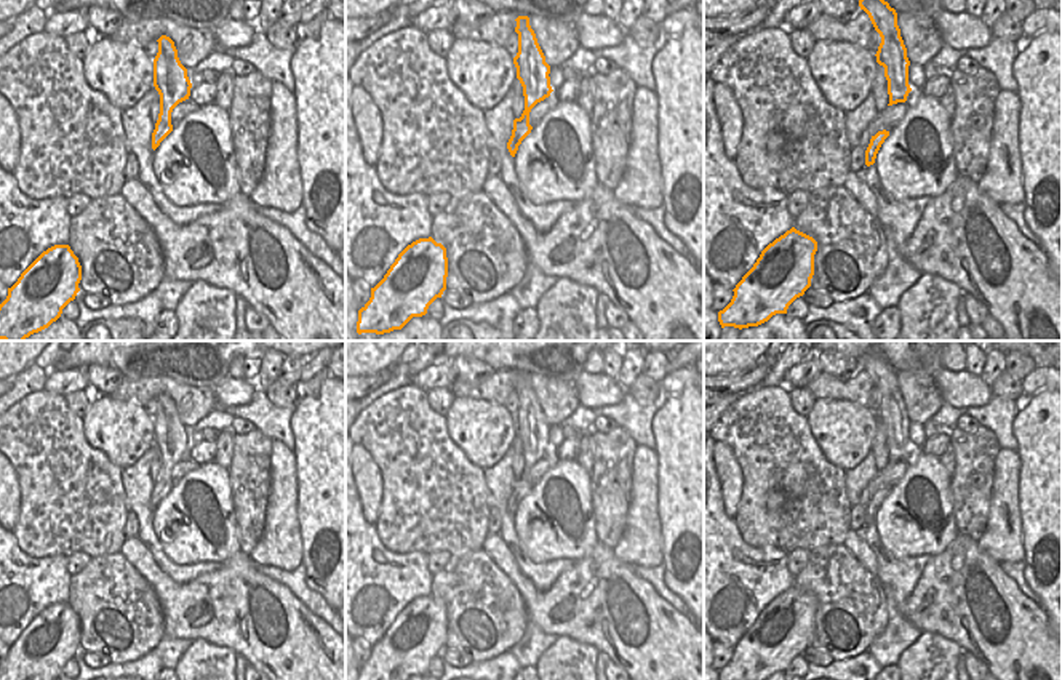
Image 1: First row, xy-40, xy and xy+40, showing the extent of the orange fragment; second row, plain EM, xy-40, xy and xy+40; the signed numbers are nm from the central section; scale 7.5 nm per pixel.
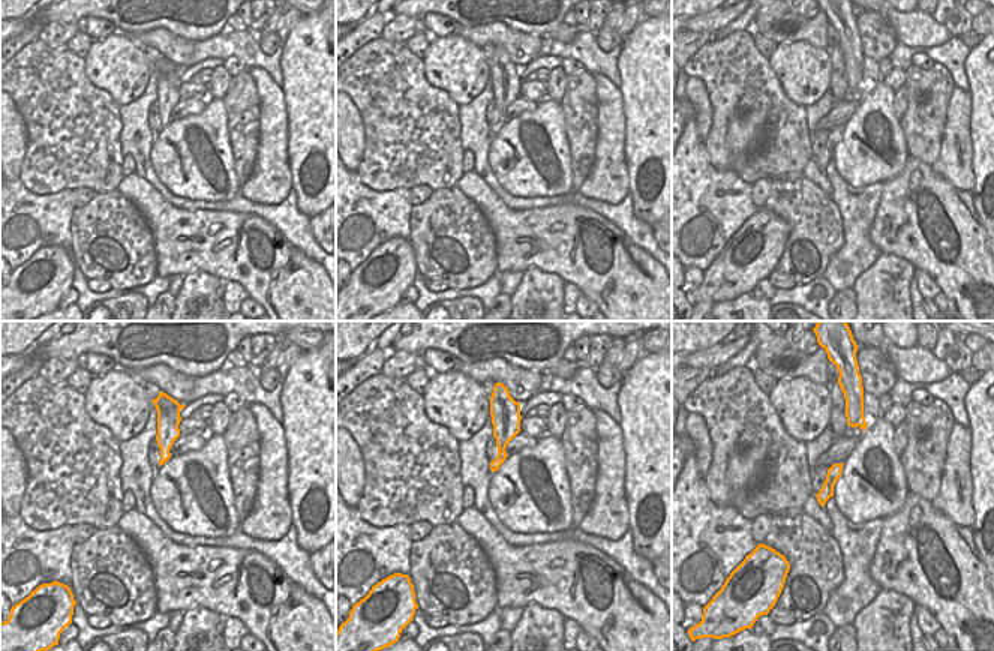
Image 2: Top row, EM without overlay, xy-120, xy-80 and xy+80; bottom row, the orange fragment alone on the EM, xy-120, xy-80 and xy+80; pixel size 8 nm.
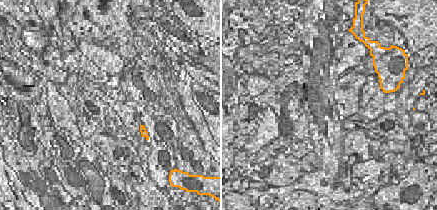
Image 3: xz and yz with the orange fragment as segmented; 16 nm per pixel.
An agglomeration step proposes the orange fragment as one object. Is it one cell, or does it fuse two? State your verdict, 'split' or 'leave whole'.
split

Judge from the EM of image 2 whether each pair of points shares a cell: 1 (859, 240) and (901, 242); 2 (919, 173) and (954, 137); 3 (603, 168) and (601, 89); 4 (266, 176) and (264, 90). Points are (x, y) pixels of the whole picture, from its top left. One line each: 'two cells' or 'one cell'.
1: two cells
2: two cells
3: one cell
4: one cell

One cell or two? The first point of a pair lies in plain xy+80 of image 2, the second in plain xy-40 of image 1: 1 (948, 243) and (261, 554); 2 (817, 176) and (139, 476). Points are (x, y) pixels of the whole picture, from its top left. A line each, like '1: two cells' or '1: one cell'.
1: two cells
2: two cells

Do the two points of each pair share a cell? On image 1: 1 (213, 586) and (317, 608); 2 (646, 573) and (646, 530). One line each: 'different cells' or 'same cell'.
1: different cells
2: different cells

